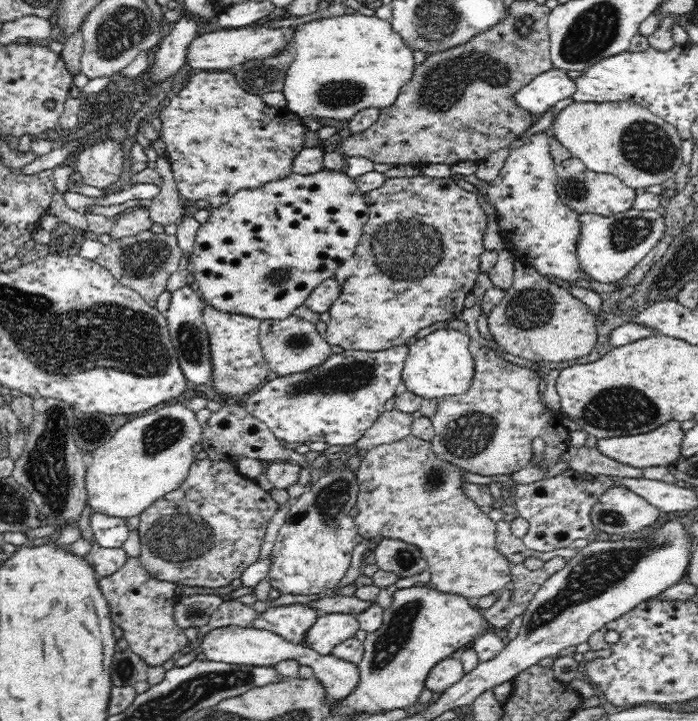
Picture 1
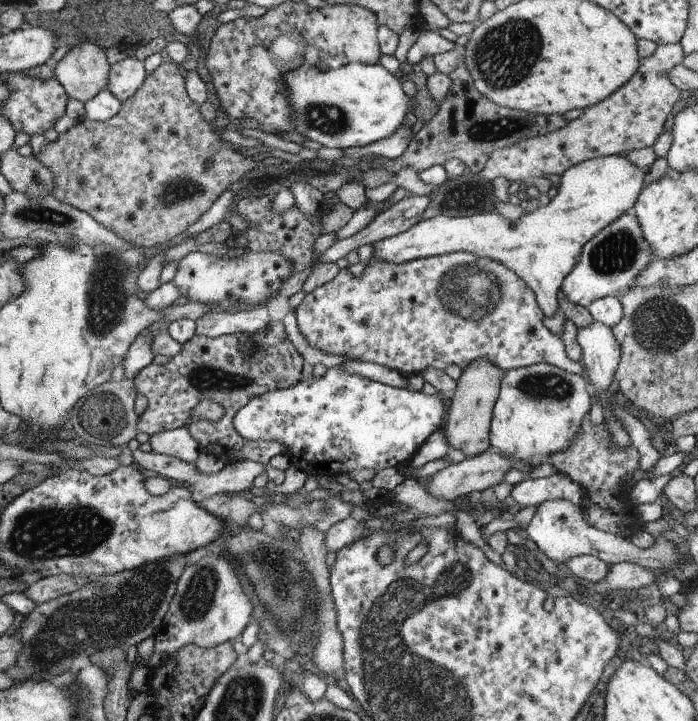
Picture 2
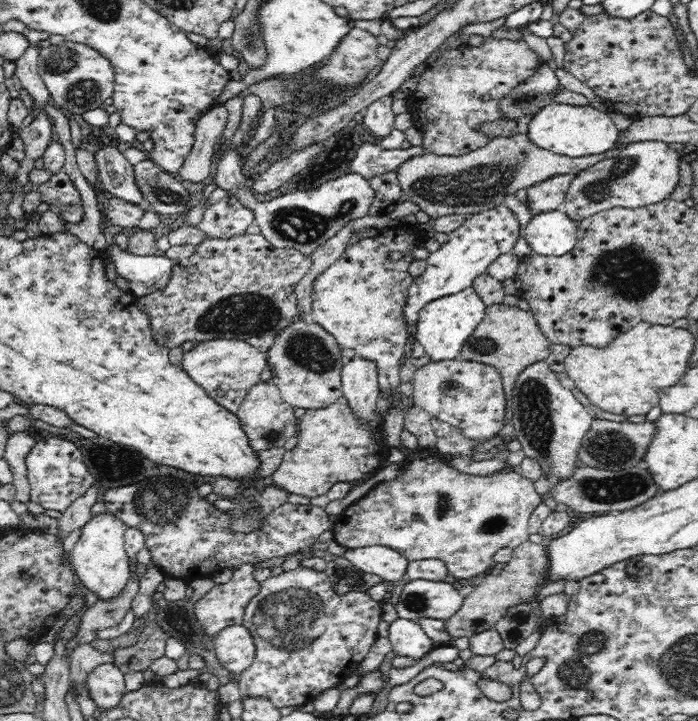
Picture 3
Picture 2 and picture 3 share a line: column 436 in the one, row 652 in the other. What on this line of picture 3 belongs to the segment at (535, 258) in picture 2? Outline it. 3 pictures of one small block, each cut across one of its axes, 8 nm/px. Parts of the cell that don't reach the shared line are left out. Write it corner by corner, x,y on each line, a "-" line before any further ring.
244,625
227,626
213,637
218,660
231,673
240,674
255,659
255,646

